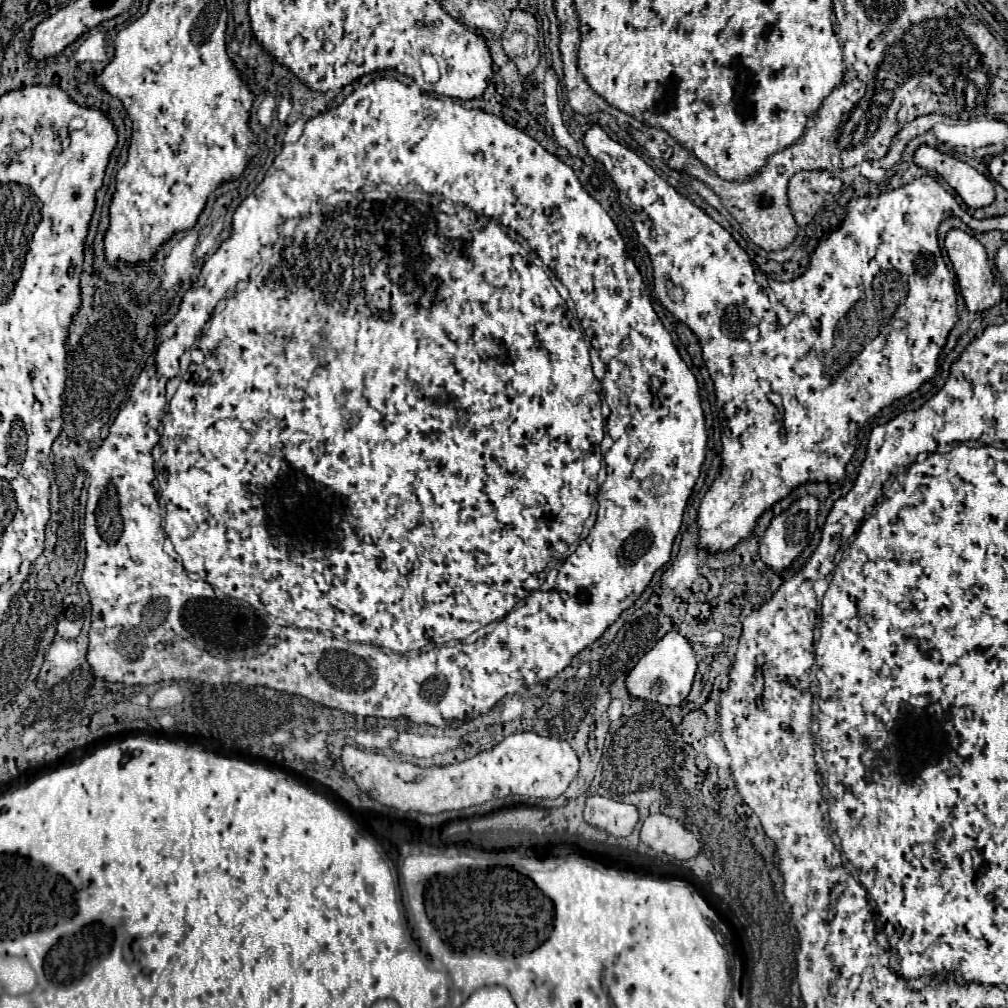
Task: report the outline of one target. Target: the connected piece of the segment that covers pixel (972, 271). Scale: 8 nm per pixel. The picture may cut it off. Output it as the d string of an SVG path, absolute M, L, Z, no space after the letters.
M949 230L947 238L945 238L945 250L947 250L949 260L953 264L953 270L957 274L961 296L971 312L989 310L991 306L1001 302L1001 286L995 282L995 276L993 276L989 260L987 260L987 252L975 236L971 236L963 230Z

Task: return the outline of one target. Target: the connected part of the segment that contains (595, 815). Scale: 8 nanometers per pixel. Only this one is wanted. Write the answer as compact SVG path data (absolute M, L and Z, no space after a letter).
M589 796L585 804L585 820L613 836L629 836L639 820L639 810L633 804L617 802L607 796Z

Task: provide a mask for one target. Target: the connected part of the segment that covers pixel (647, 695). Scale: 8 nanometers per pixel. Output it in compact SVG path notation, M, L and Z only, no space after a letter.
M671 630L629 672L627 690L635 698L653 700L665 706L679 706L691 690L695 672L697 672L697 658L691 642L683 634L677 634L675 630Z

